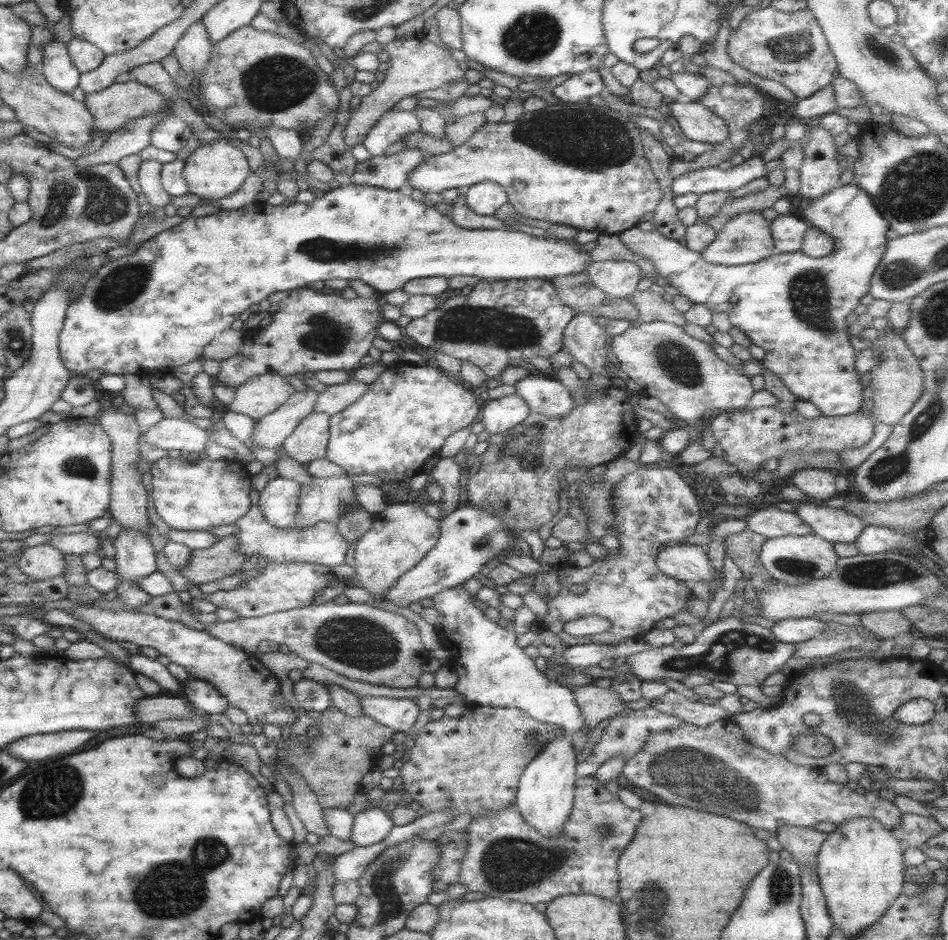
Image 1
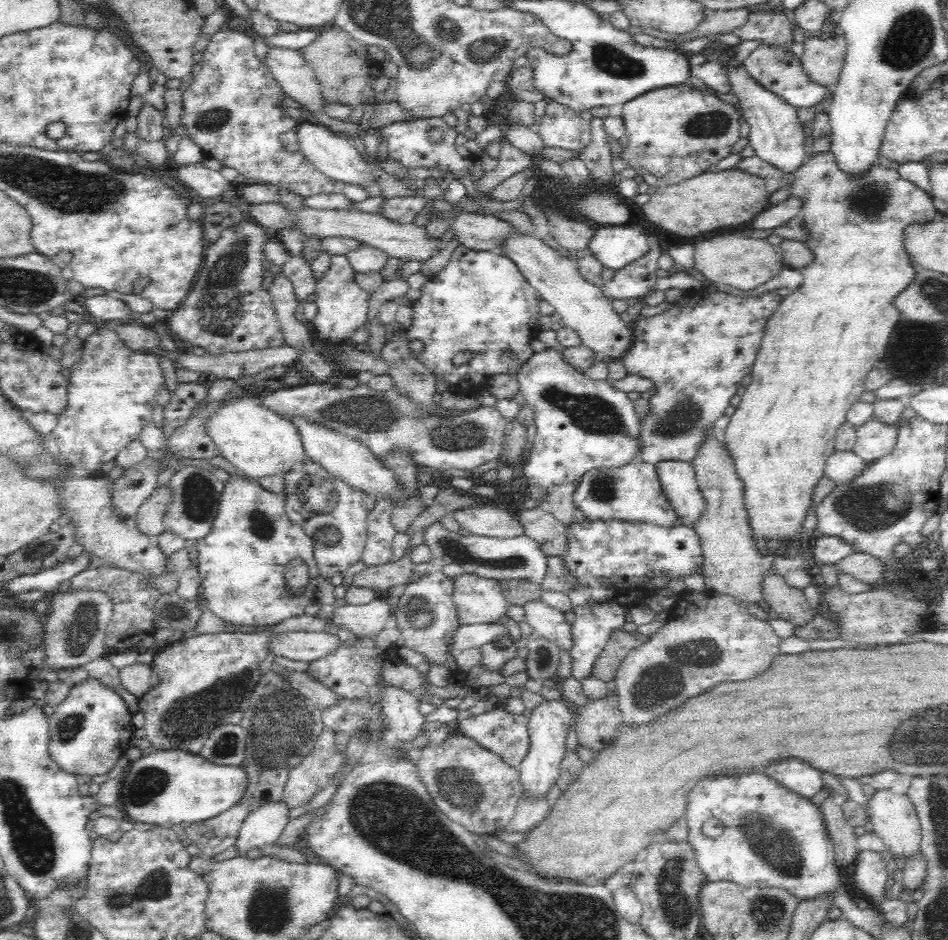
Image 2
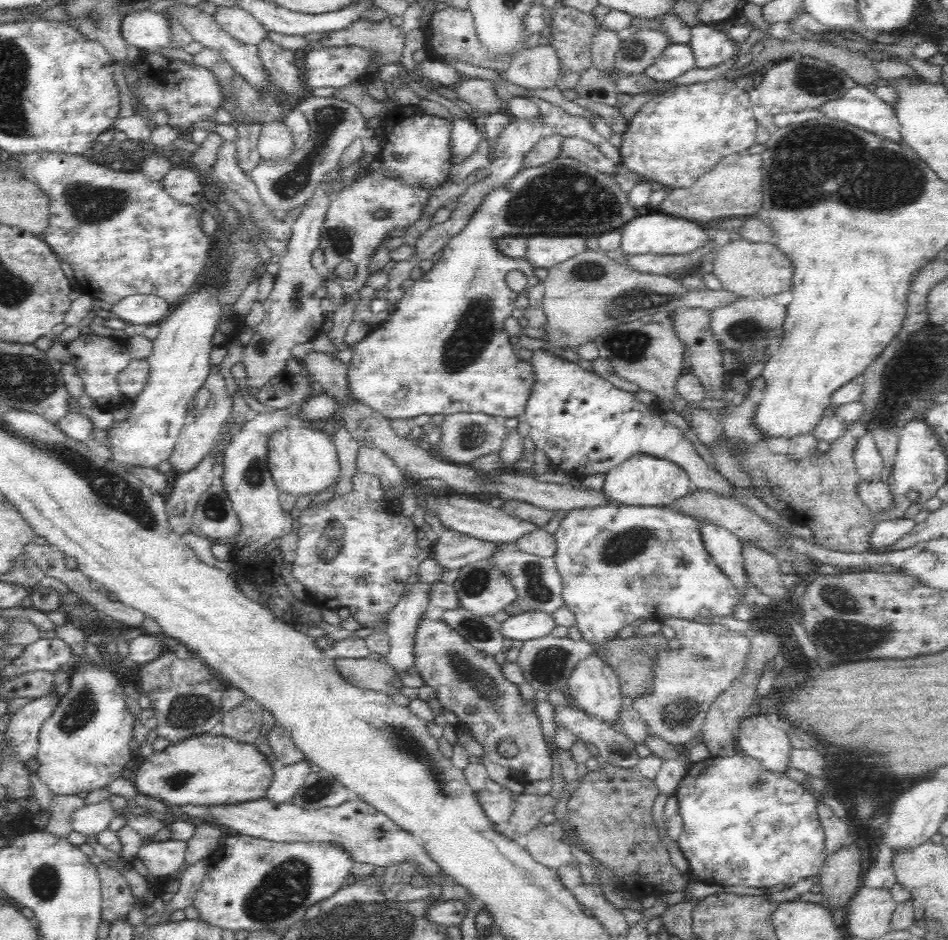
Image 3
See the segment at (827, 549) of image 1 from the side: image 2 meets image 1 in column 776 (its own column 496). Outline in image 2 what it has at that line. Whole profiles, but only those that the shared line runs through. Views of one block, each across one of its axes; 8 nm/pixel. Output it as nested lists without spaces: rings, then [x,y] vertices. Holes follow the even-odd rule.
[[[435,522],[424,531],[424,544],[432,553],[432,558],[440,558],[446,564],[457,564],[462,572],[474,574],[478,578],[490,578],[494,581],[529,581],[542,585],[548,563],[542,547],[524,534],[514,538],[496,538],[468,534],[463,536],[452,532],[439,522]]]

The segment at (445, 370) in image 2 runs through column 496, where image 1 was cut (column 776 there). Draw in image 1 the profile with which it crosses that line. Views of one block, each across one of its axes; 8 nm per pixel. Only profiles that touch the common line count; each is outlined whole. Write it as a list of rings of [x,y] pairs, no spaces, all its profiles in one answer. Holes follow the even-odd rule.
[[[844,184],[844,186],[836,186],[834,190],[826,192],[821,197],[814,198],[809,202],[806,202],[806,208],[802,210],[803,220],[809,223],[812,227],[824,232],[824,234],[830,235],[834,238],[834,251],[830,255],[822,259],[812,259],[811,257],[806,257],[802,253],[785,253],[776,254],[774,253],[768,258],[762,259],[762,261],[751,262],[750,264],[742,264],[740,266],[724,266],[719,264],[710,264],[702,260],[700,253],[690,251],[686,246],[682,246],[678,241],[674,241],[665,236],[662,236],[658,231],[645,231],[640,230],[637,226],[631,229],[625,230],[619,233],[620,241],[626,245],[626,249],[630,249],[634,255],[639,259],[646,259],[653,269],[657,272],[660,278],[663,278],[669,286],[672,286],[672,292],[677,293],[681,296],[690,300],[693,304],[704,304],[708,310],[711,312],[725,312],[729,314],[730,322],[734,328],[741,330],[746,334],[746,336],[751,340],[751,344],[754,346],[759,346],[766,350],[764,359],[761,360],[761,364],[768,368],[770,372],[774,372],[776,376],[779,376],[780,380],[784,382],[786,388],[798,398],[800,401],[810,401],[814,404],[817,411],[820,411],[823,416],[846,416],[847,414],[854,414],[859,410],[862,405],[863,392],[864,389],[860,385],[860,375],[855,369],[855,358],[857,355],[857,347],[852,347],[850,345],[850,336],[848,336],[848,327],[846,326],[846,317],[852,314],[854,307],[858,306],[860,303],[860,298],[869,292],[871,285],[871,276],[876,270],[880,261],[882,261],[882,256],[886,251],[886,232],[889,229],[889,222],[882,216],[882,213],[876,208],[873,198],[864,190],[860,190],[858,186],[851,184]],[[730,298],[736,298],[736,303],[734,307],[730,306]]]

